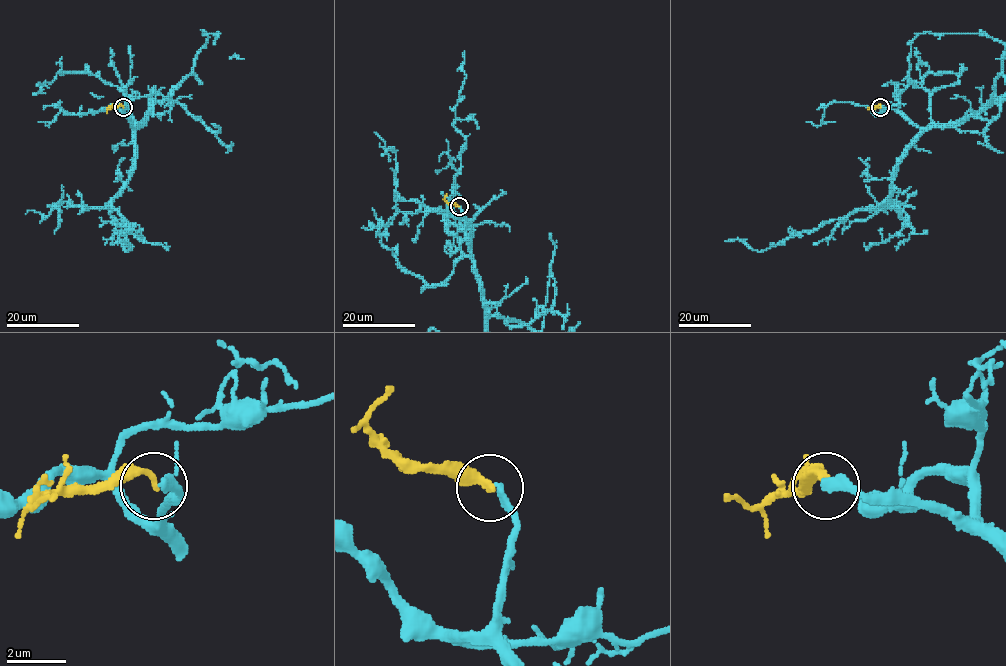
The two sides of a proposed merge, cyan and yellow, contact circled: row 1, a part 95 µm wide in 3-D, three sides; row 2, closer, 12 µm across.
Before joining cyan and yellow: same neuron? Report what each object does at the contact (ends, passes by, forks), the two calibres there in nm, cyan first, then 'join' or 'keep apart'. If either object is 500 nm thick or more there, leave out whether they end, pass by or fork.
cyan ends there; yellow ends there; 280 nm thick on the cyan side, 240 nm on the other; keep apart

